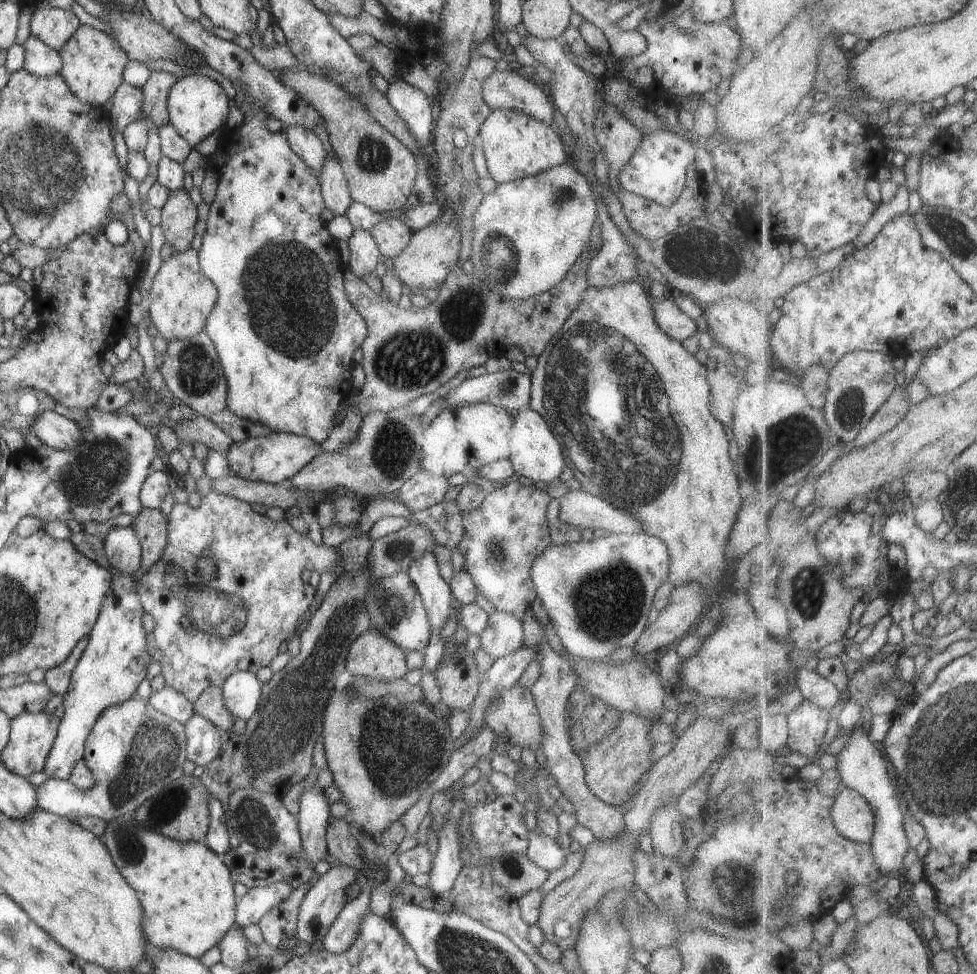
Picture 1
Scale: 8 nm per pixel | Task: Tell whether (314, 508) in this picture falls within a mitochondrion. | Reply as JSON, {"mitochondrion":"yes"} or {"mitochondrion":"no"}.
{"mitochondrion":"no"}

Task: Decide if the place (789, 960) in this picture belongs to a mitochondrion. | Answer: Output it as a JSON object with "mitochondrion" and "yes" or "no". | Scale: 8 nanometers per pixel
{"mitochondrion":"no"}

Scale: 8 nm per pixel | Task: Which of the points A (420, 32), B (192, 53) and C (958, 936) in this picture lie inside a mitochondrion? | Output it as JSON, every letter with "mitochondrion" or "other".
{"A":"other","B":"other","C":"other"}

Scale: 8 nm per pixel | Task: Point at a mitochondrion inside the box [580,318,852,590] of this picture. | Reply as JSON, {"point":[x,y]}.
{"point":[788,440]}

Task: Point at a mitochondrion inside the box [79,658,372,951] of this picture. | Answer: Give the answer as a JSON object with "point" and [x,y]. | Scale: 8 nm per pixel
{"point":[153,756]}

